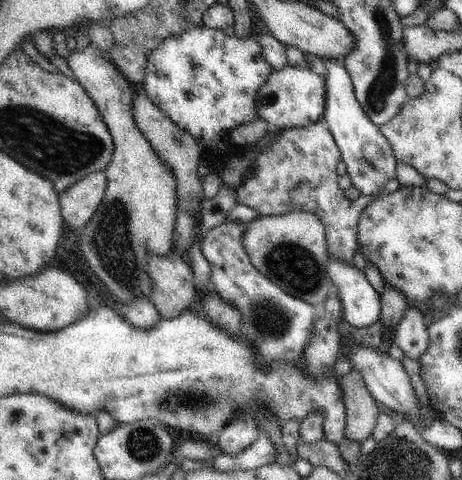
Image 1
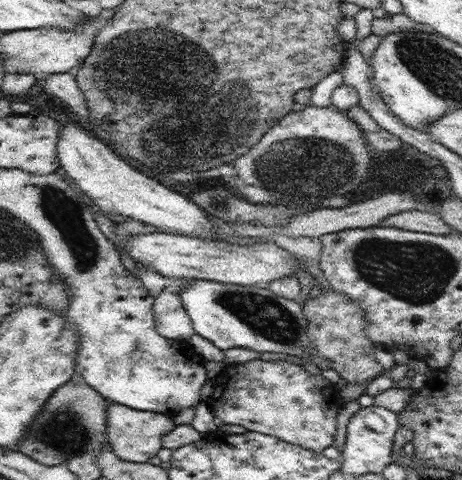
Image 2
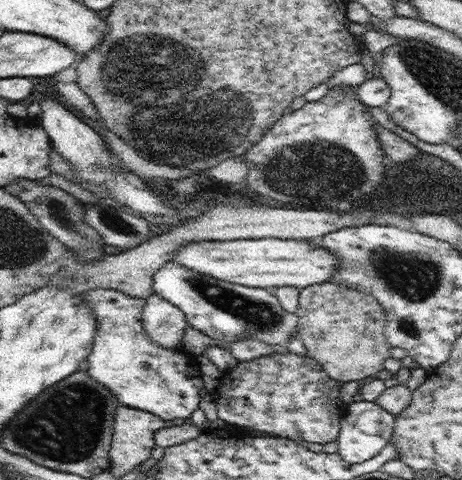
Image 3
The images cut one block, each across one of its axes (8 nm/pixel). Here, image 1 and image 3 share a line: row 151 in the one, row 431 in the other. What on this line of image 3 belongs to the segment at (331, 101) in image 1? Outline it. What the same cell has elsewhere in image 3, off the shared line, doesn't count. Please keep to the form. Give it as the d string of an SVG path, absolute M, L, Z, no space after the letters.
M371 402L347 404L343 410L343 416L341 416L341 422L339 422L341 430L335 440L337 454L349 464L359 464L359 462L371 460L389 444L389 438L393 434L393 422L395 422L395 416L385 412L377 402L375 404L371 404Z

